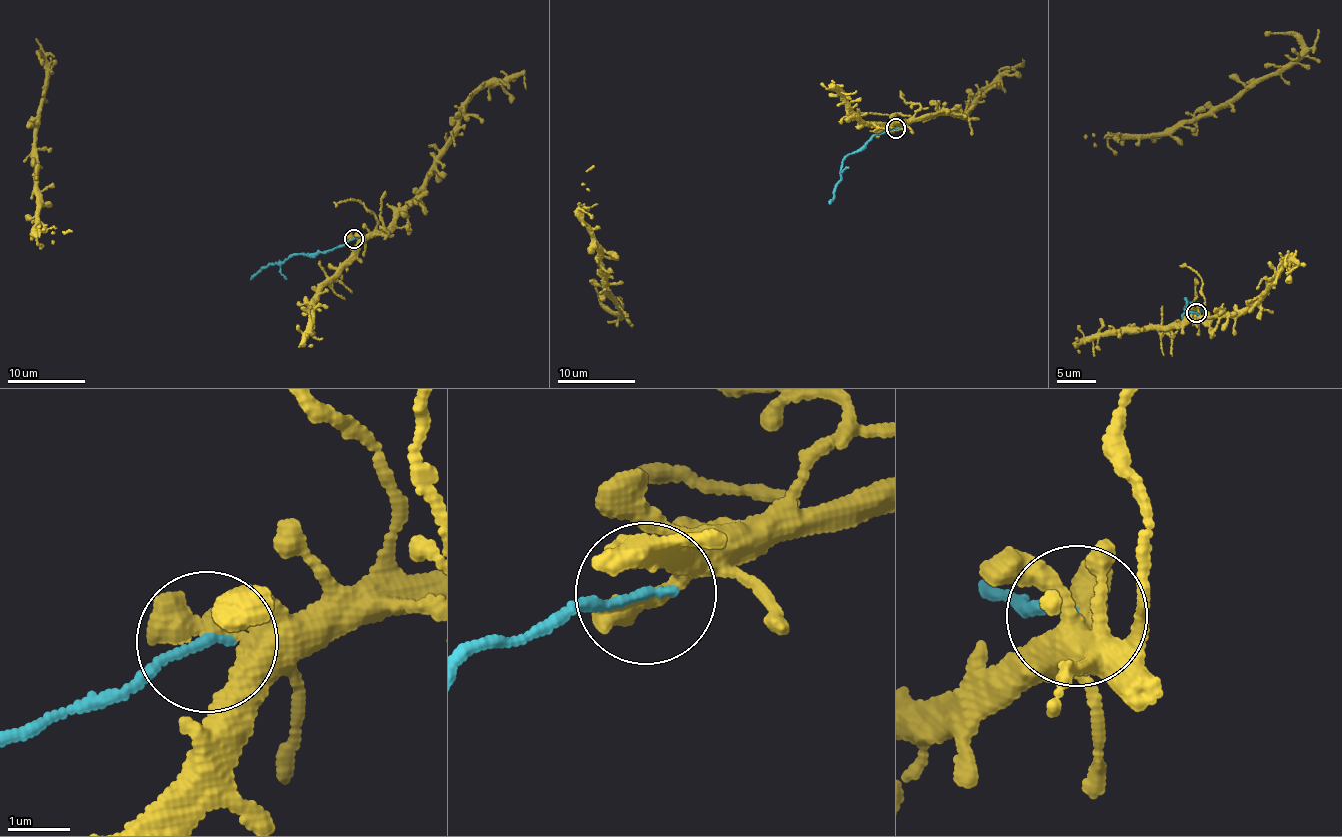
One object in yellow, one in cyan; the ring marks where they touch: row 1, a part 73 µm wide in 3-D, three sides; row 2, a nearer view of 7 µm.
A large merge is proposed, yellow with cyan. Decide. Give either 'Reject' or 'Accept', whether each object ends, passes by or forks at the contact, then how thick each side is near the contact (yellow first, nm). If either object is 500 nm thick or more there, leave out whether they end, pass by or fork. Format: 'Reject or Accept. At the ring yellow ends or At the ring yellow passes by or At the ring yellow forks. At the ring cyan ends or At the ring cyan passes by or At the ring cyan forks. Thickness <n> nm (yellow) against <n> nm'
Reject. At the ring yellow ends. At the ring cyan ends. Thickness 480 nm (yellow) against 150 nm

